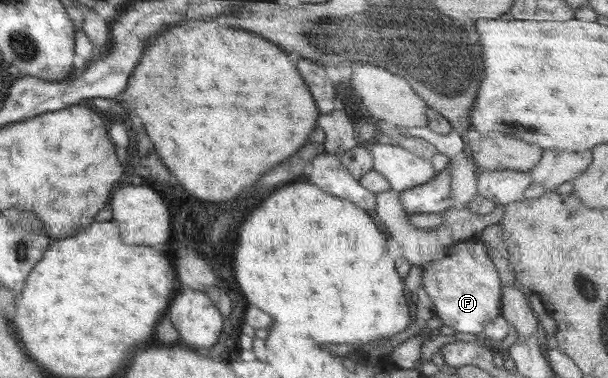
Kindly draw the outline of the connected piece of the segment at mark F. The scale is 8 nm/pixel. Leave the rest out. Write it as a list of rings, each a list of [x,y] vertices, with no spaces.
[[[472,237],[466,242],[456,242],[452,244],[450,252],[446,258],[440,258],[432,264],[428,264],[423,268],[422,286],[430,296],[432,304],[436,309],[435,316],[440,318],[444,325],[450,326],[456,333],[464,332],[464,334],[482,335],[485,326],[488,325],[494,318],[501,316],[500,302],[502,284],[499,278],[498,270],[495,268],[488,255],[488,248],[478,237]]]

